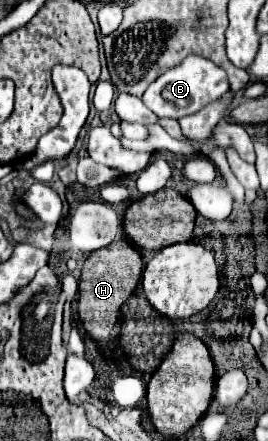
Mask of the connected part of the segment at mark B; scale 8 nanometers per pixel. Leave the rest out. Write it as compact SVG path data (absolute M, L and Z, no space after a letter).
M191 55L183 59L183 63L179 63L177 67L165 71L159 79L155 79L143 93L143 103L147 103L147 107L159 117L179 119L201 111L205 105L213 101L219 101L227 91L229 91L227 73L209 59L201 55Z

